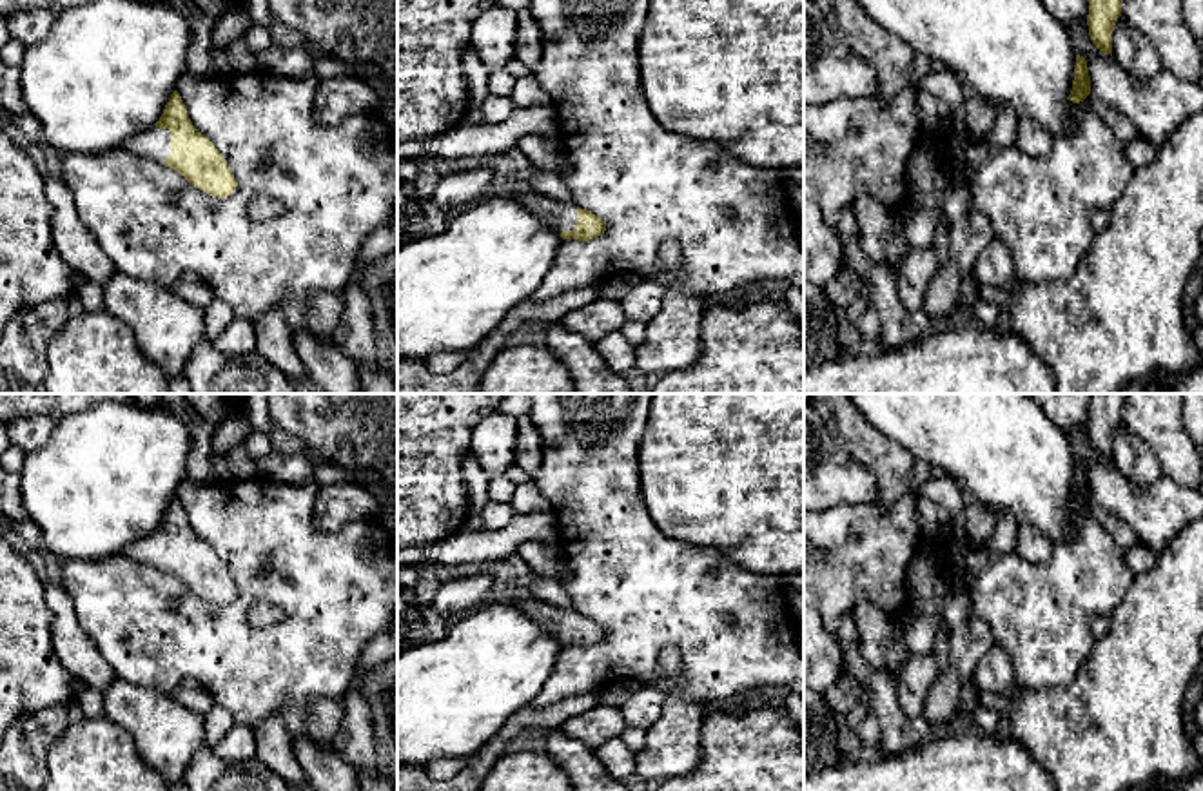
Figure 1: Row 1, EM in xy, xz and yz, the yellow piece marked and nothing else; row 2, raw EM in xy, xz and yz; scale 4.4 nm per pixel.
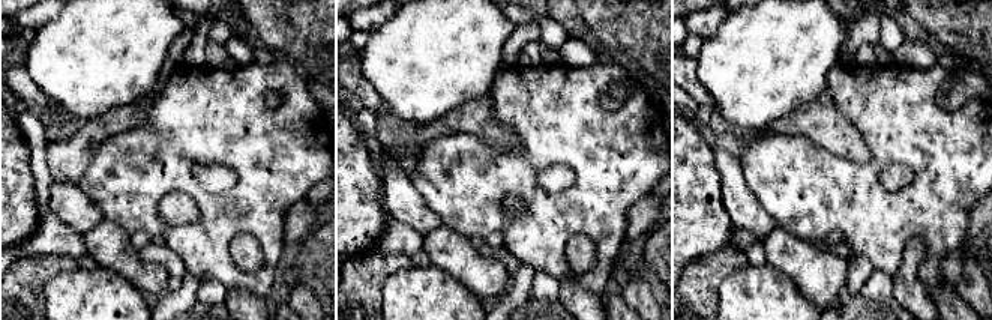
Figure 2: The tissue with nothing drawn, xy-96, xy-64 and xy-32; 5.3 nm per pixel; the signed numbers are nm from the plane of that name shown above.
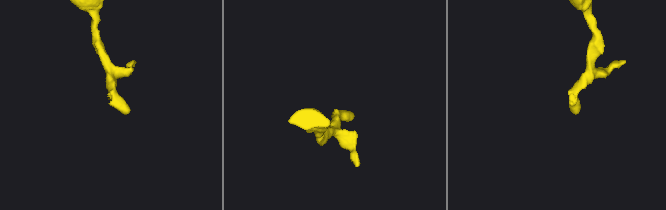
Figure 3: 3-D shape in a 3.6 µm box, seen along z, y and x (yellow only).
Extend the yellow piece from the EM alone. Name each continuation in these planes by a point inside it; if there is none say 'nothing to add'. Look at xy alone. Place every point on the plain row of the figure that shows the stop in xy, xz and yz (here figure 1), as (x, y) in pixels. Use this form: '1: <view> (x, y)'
1: xy (153, 548)

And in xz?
1: xz (559, 623)

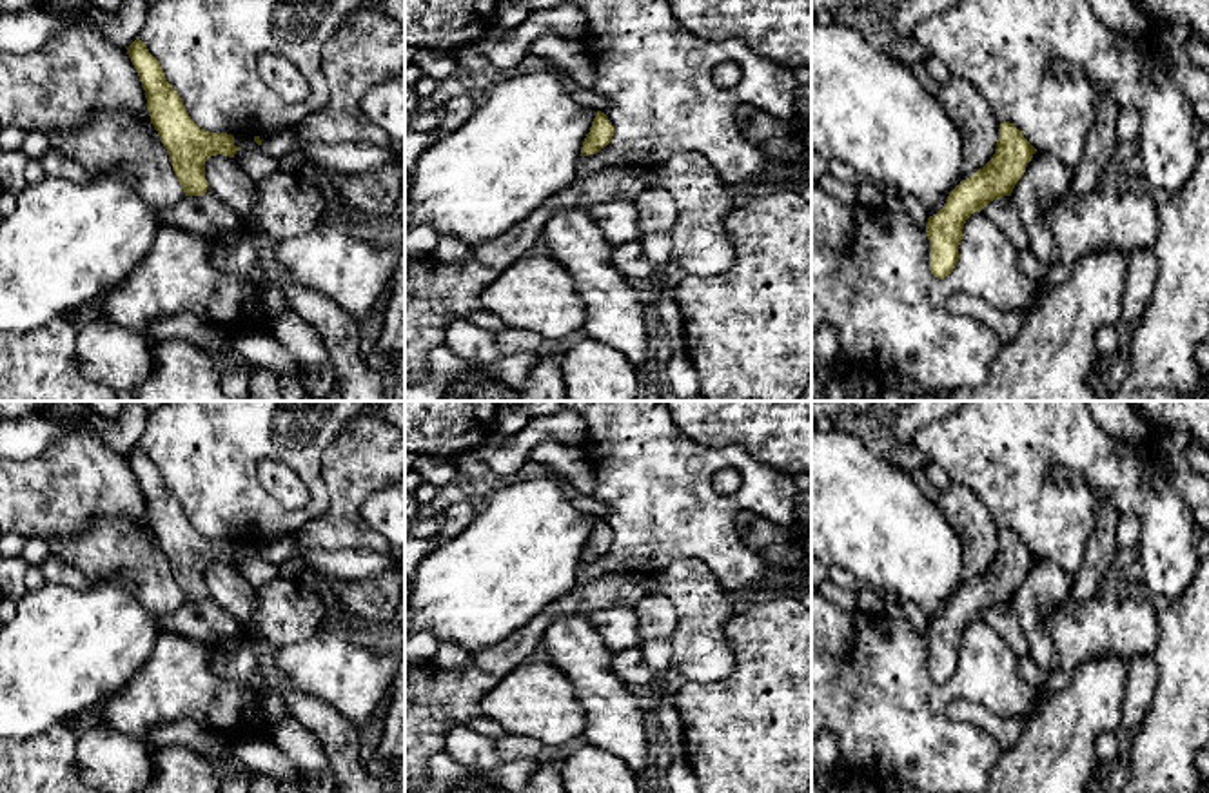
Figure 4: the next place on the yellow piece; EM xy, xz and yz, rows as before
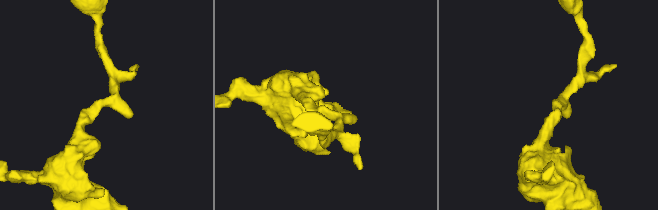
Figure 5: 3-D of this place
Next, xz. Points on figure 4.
nothing to add

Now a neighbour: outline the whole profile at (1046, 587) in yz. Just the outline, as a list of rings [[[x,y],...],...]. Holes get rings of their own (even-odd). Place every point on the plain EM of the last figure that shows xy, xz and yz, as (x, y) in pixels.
[[[1037,557],[1011,599],[1011,610],[1024,630],[1029,657],[1038,671],[1033,677],[1031,711],[1053,691],[1046,684],[1046,675],[1058,668],[1058,650],[1046,628],[1046,615],[1058,610],[1069,595],[1071,577],[1051,559]]]

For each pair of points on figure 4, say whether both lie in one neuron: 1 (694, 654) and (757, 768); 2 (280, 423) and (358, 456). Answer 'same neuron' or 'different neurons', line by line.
1: different neurons
2: different neurons

